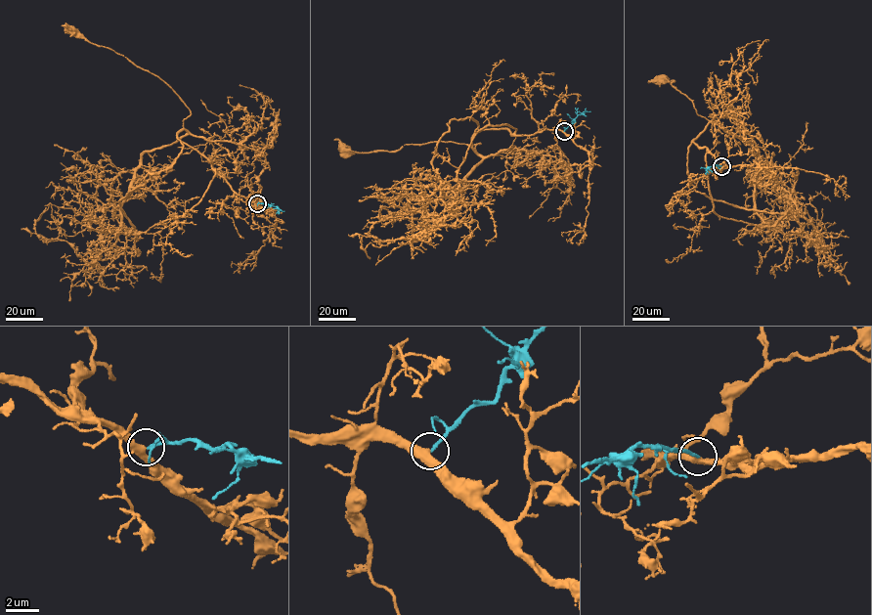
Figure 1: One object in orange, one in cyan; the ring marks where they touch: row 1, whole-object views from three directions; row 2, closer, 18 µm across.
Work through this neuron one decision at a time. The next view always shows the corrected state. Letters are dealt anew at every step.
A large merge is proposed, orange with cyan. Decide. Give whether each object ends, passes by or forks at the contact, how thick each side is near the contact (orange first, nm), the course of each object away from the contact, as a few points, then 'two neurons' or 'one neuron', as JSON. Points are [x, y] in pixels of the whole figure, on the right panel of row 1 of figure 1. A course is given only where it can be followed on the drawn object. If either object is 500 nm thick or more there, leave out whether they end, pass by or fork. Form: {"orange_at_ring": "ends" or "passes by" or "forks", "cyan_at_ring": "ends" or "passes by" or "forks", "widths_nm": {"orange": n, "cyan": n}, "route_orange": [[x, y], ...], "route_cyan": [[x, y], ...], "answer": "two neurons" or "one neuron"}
{"orange_at_ring": "passes by", "cyan_at_ring": "ends", "widths_nm": {"orange": 360, "cyan": 160}, "route_orange": [[721, 166], [715, 166], [714, 155], [692, 141], [709, 120], [671, 84], [673, 80], [661, 78]], "route_cyan": [[721, 166], [709, 167], [706, 174]], "answer": "one neuron"}

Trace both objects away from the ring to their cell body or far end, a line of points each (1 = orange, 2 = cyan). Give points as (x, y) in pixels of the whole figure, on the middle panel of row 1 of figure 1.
1: (564, 131), (479, 131), (471, 146), (477, 153), (480, 143), (451, 141), (344, 151)
2: (564, 131), (585, 109)

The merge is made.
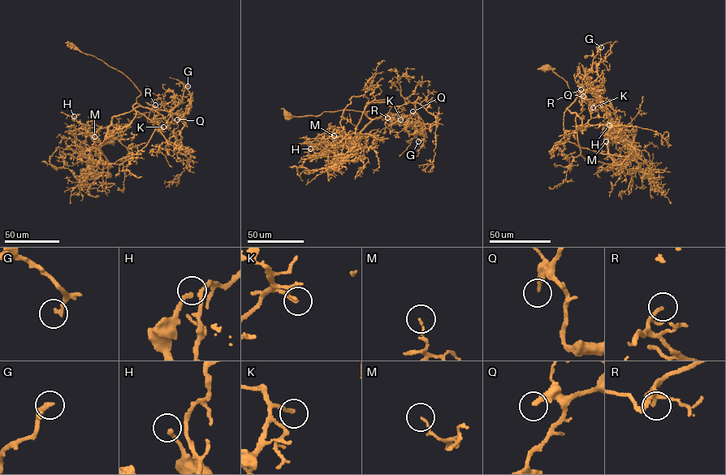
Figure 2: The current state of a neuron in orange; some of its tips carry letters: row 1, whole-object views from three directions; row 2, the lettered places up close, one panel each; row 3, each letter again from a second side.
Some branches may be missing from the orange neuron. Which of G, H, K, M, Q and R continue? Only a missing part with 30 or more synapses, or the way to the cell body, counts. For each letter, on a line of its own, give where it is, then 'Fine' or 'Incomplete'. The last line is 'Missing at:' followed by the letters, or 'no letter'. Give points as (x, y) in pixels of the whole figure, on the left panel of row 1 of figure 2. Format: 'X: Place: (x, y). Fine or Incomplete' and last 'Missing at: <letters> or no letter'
G: Place: (187, 86). Incomplete
H: Place: (74, 116). Fine
K: Place: (163, 127). Fine
M: Place: (94, 136). Fine
Q: Place: (177, 119). Fine
R: Place: (155, 105). Incomplete
Missing at: G, R

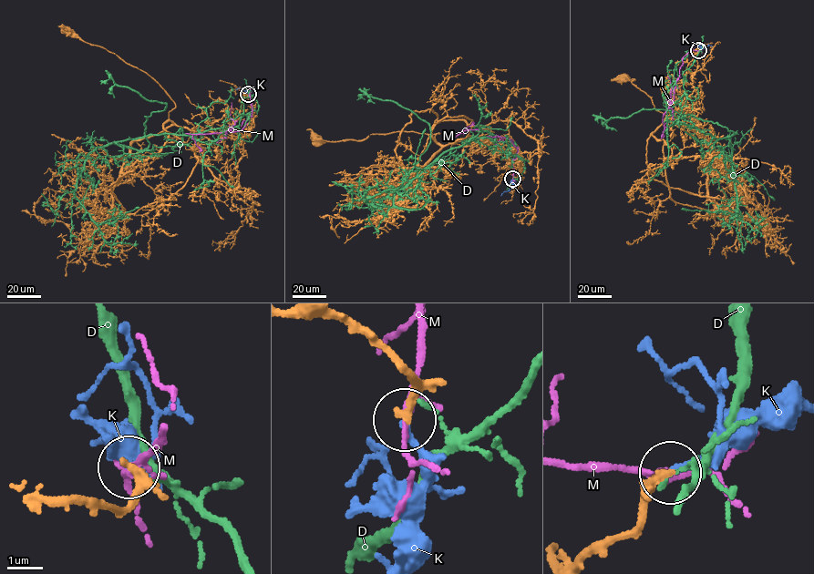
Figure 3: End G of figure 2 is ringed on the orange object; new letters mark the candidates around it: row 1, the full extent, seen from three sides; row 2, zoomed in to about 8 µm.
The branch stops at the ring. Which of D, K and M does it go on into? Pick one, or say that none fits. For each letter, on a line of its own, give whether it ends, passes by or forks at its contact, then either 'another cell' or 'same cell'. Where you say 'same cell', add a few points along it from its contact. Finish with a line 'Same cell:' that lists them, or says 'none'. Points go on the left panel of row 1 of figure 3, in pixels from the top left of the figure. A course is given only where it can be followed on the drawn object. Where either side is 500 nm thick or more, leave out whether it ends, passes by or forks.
D: it ends there; another cell
K: it ends there; same cell; it runs (248, 94), (240, 87), (235, 89)
M: it forks there; another cell
Same cell: K

